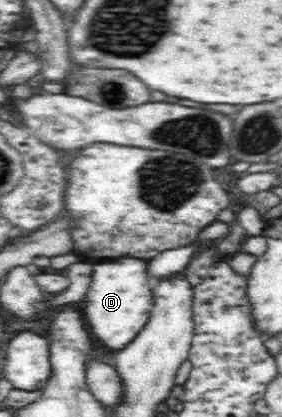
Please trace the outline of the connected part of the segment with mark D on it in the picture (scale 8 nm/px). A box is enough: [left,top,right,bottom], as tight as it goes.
[82,260,154,352]

